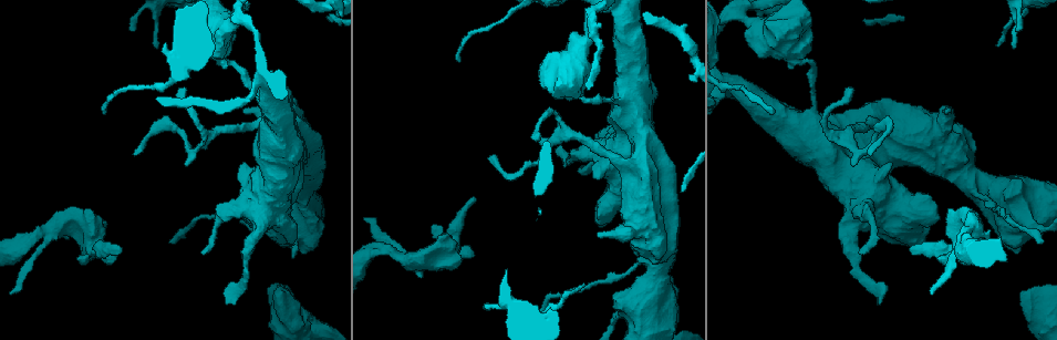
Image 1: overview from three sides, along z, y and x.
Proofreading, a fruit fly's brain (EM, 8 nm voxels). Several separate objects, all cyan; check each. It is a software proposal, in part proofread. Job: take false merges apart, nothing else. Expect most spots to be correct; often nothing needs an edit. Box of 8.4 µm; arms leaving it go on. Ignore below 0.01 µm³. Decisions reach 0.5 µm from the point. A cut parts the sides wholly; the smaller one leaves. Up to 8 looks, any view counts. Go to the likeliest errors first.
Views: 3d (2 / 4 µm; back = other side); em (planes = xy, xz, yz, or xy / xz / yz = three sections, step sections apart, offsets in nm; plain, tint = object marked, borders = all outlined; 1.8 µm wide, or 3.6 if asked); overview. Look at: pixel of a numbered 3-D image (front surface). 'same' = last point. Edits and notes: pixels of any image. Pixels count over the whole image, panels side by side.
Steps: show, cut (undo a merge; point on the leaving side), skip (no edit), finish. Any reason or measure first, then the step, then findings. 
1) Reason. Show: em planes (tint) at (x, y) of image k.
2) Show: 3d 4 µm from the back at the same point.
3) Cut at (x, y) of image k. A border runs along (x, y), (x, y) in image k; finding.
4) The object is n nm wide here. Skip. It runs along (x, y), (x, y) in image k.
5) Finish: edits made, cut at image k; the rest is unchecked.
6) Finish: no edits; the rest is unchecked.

Abrupt turn. Show: em xz step 4 (tint) at (589, 12) of image 1.

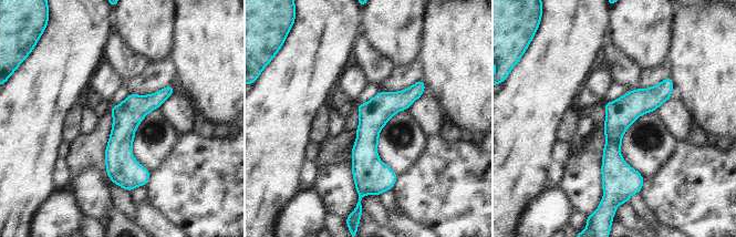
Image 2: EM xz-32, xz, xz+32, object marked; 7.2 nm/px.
Another direction. Show: em planes (borders) at the same point.

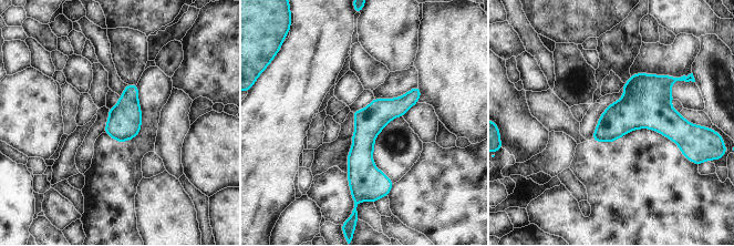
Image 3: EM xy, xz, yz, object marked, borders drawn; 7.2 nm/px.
Skip. It runs along (416, 90), (364, 134), (359, 188) in image 3; all the same neuron.

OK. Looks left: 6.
Touches itself. Show: em 3.6 µm planes (tint) at (942, 140) of image 1.

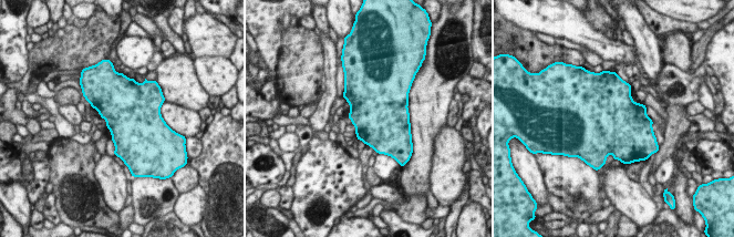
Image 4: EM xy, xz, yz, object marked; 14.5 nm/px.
The object is 800 nm wide here. Skip. All the same neuron.

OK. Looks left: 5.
Closes a loop. Show: em planes (tint) at (809, 60) of image 1.

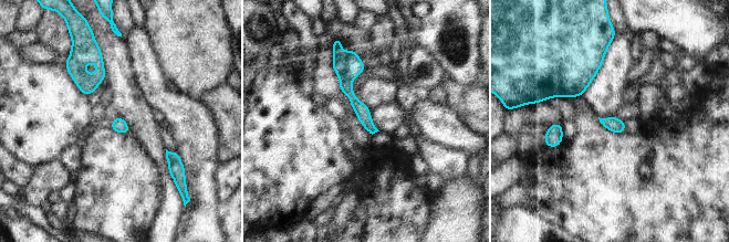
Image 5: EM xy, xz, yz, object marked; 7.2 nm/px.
The object is 100 nm wide here. Cut at (354, 65) of image 5. A border runs along (347, 51), (343, 76), (351, 80) in image 5; two neurons meet here.

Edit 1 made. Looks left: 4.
Finish: edits made, cut at image 5; the rest is unchecked.

